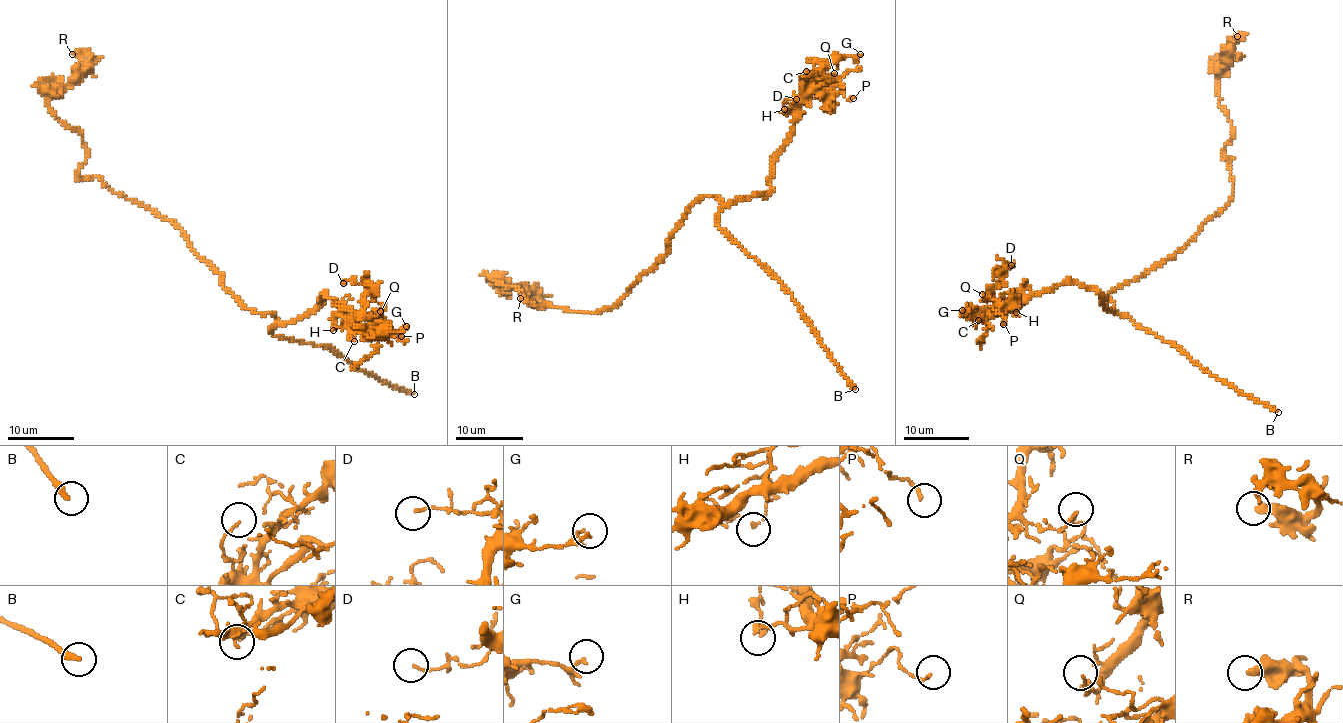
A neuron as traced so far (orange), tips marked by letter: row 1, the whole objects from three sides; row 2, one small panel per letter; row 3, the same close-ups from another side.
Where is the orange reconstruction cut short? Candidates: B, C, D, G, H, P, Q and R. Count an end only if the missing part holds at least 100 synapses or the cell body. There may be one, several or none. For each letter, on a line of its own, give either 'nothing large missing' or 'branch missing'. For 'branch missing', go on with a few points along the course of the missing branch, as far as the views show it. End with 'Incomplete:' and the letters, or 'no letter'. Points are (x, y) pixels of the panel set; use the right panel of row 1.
B: branch missing
C: nothing large missing
D: nothing large missing
G: nothing large missing
H: nothing large missing
P: nothing large missing
Q: nothing large missing
R: nothing large missing
Incomplete: B

